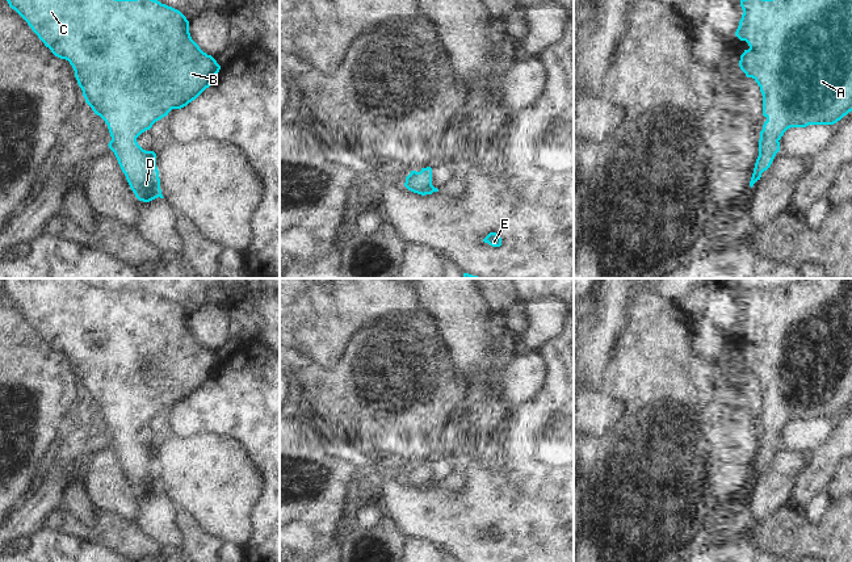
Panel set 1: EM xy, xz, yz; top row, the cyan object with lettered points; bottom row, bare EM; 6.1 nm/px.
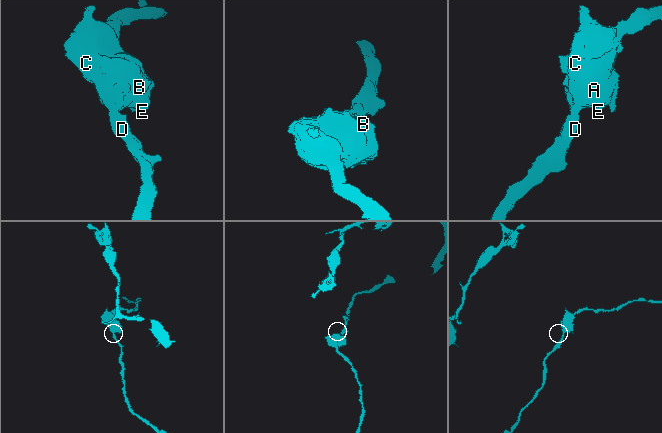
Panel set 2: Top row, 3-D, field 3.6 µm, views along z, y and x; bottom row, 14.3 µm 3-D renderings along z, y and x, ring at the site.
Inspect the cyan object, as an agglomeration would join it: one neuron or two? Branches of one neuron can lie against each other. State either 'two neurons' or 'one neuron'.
one neuron

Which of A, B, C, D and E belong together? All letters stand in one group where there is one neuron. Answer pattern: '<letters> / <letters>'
A B C D E

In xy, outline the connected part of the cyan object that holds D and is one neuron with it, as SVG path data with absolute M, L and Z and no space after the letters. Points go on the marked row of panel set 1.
M7 0L9 7L14 9L32 28L32 30L38 35L38 38L45 43L51 53L70 62L75 71L75 77L79 87L83 91L85 102L92 108L95 114L100 116L108 125L112 140L109 142L109 148L114 152L126 180L139 201L150 202L158 197L164 198L160 189L159 171L156 167L156 154L154 151L143 150L137 138L150 130L152 125L168 116L172 109L181 109L189 102L196 100L206 88L210 87L215 75L219 72L221 66L217 60L203 53L200 46L192 39L189 33L189 21L177 9L161 4L158 0Z

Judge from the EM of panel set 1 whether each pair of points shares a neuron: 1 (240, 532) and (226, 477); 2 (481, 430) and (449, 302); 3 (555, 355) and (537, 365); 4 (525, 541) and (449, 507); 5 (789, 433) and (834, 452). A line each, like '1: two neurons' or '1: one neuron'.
1: one neuron
2: one neuron
3: two neurons
4: one neuron
5: two neurons

